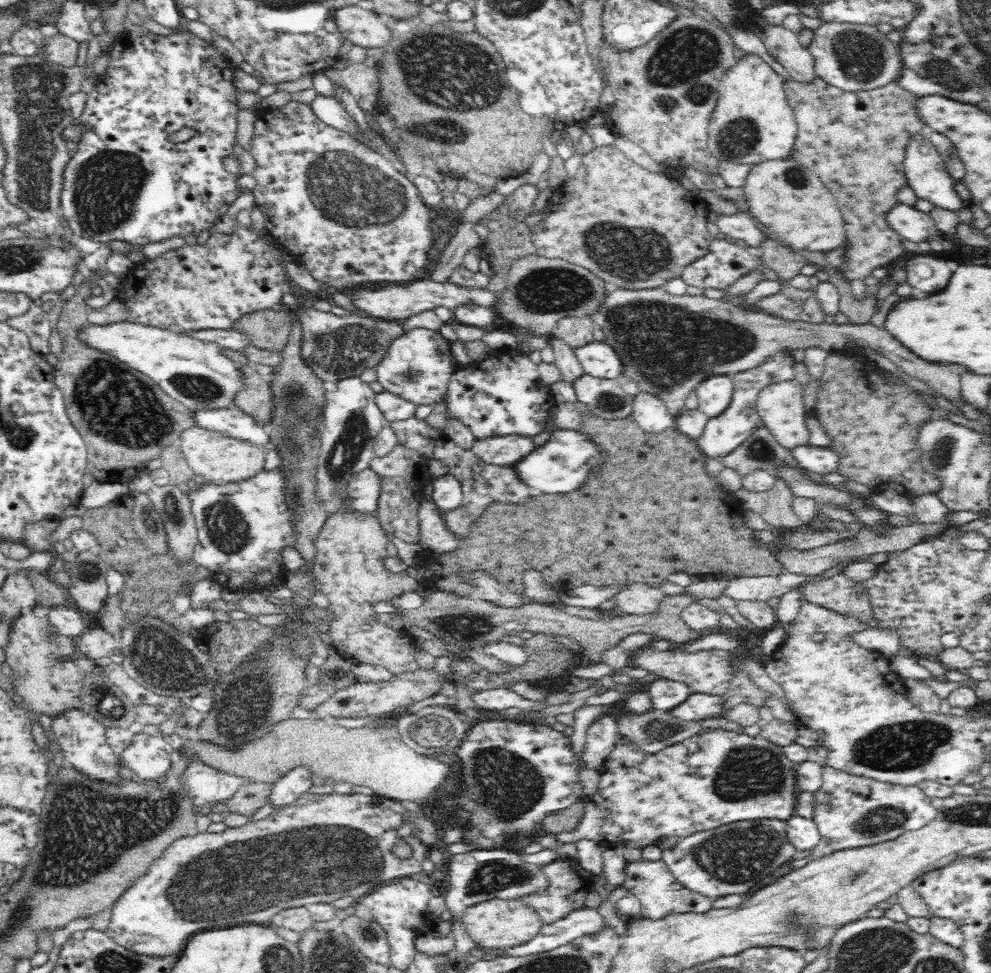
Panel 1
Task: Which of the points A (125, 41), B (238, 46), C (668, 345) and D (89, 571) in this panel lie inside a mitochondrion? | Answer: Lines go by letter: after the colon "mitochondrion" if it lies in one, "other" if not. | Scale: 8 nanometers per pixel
A: other
B: other
C: mitochondrion
D: mitochondrion

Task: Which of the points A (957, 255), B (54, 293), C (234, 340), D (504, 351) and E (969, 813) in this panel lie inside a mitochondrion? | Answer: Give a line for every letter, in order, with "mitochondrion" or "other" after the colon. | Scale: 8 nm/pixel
A: other
B: other
C: other
D: other
E: mitochondrion

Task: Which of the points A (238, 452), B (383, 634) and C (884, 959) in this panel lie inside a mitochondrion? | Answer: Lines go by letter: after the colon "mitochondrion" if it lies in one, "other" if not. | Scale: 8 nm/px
A: other
B: other
C: mitochondrion

